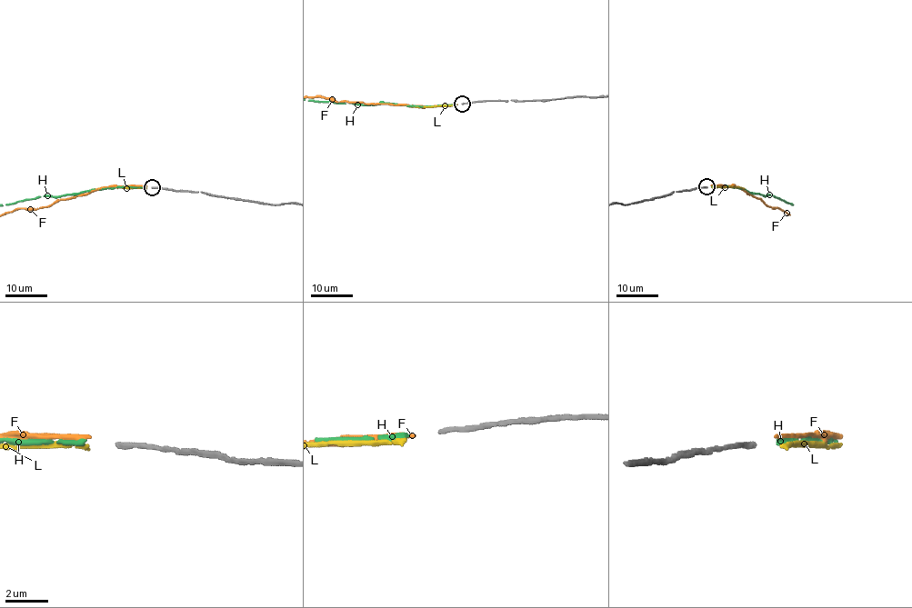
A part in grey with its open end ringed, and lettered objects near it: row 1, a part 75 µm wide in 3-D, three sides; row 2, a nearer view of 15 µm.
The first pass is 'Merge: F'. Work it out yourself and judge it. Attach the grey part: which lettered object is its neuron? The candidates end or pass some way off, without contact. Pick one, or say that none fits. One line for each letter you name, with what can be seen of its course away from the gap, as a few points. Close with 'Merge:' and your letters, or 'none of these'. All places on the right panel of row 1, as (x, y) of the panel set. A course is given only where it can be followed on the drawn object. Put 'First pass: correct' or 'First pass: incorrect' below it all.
Merge: H
First pass: incorrect

